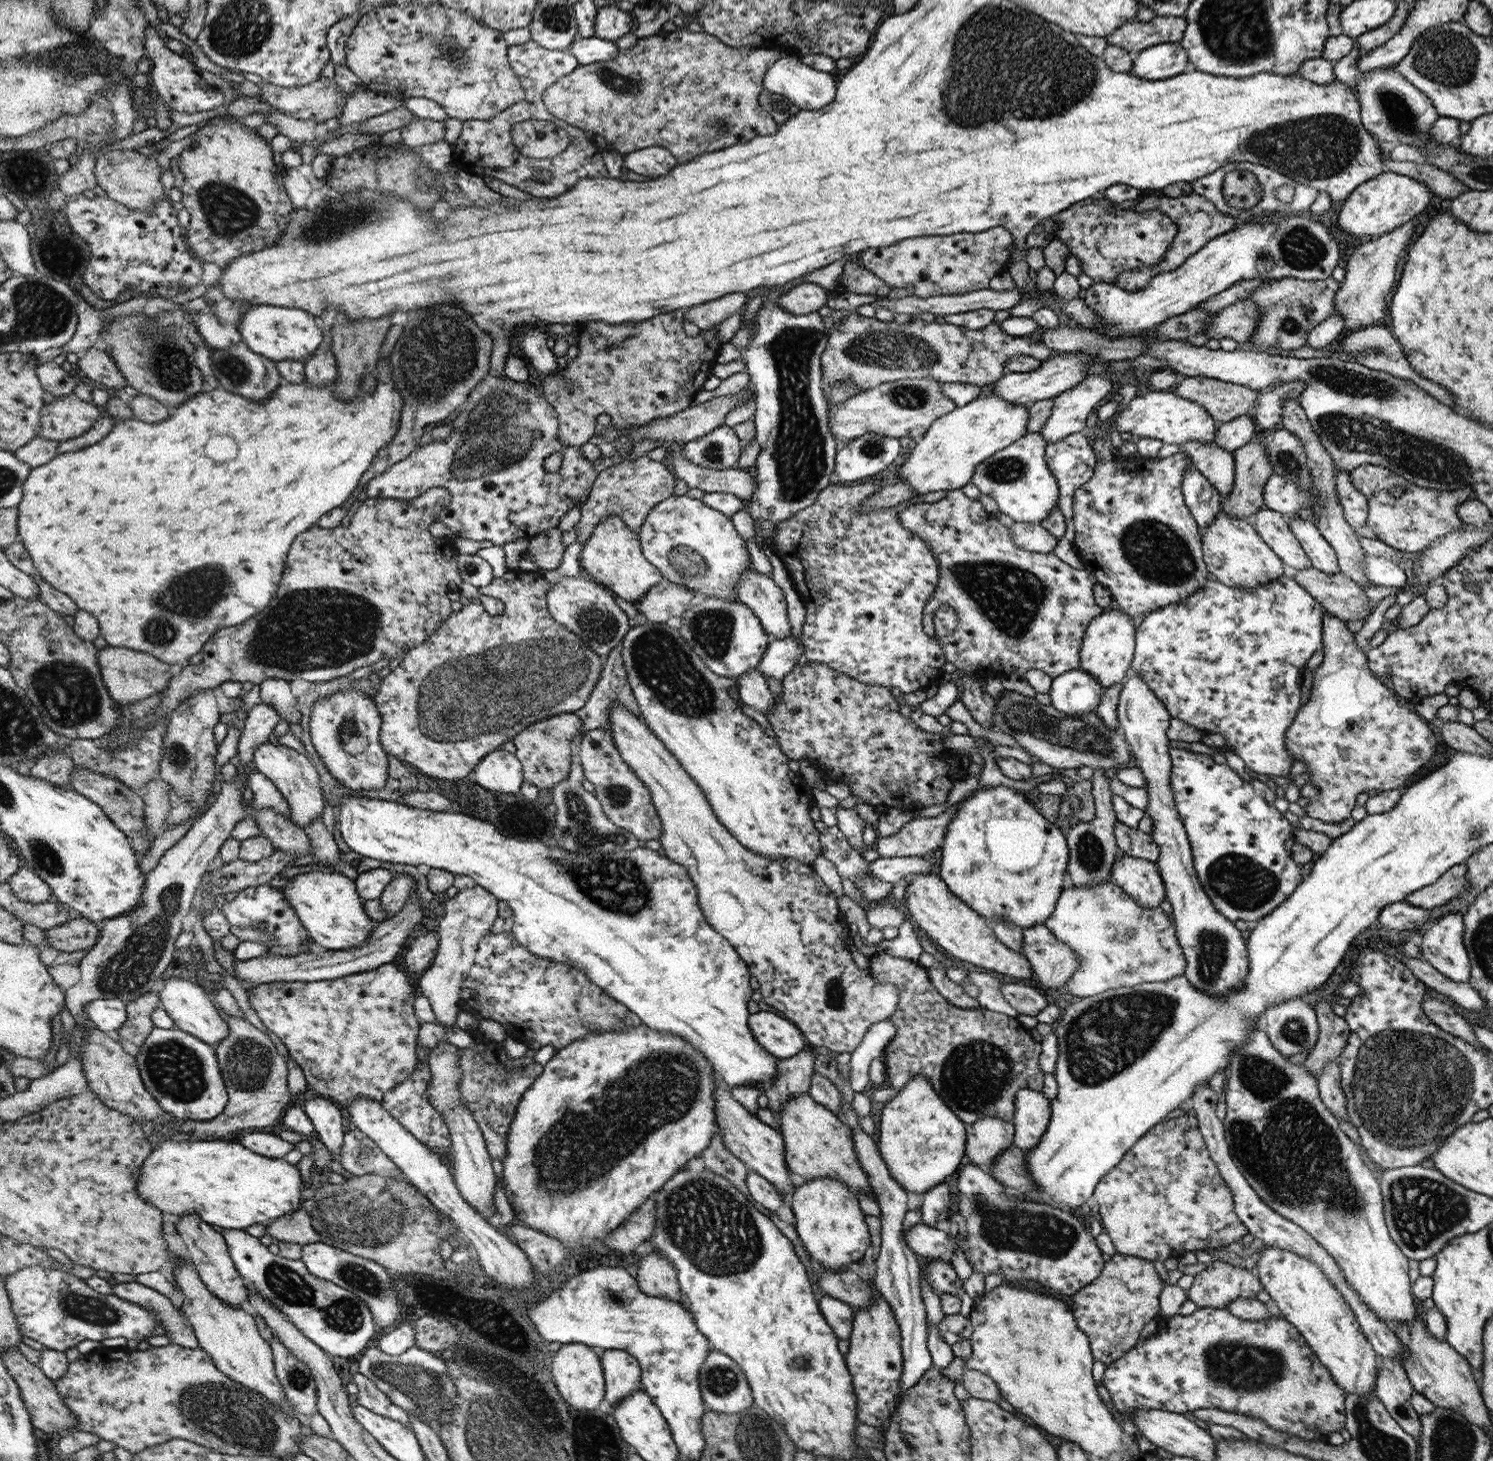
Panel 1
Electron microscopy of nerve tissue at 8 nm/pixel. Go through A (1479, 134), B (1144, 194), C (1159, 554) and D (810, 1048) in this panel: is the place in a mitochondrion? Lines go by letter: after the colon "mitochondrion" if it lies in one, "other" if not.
A: other
B: other
C: mitochondrion
D: other

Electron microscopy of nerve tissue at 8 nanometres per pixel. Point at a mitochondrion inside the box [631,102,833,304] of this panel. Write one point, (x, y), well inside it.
(723, 128)

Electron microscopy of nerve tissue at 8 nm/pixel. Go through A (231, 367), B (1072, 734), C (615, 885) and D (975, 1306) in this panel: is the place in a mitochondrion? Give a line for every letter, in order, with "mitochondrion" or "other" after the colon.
A: mitochondrion
B: mitochondrion
C: mitochondrion
D: other

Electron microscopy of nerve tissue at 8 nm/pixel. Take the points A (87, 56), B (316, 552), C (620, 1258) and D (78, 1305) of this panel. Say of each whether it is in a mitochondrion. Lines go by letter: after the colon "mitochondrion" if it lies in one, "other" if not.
A: mitochondrion
B: other
C: other
D: mitochondrion

